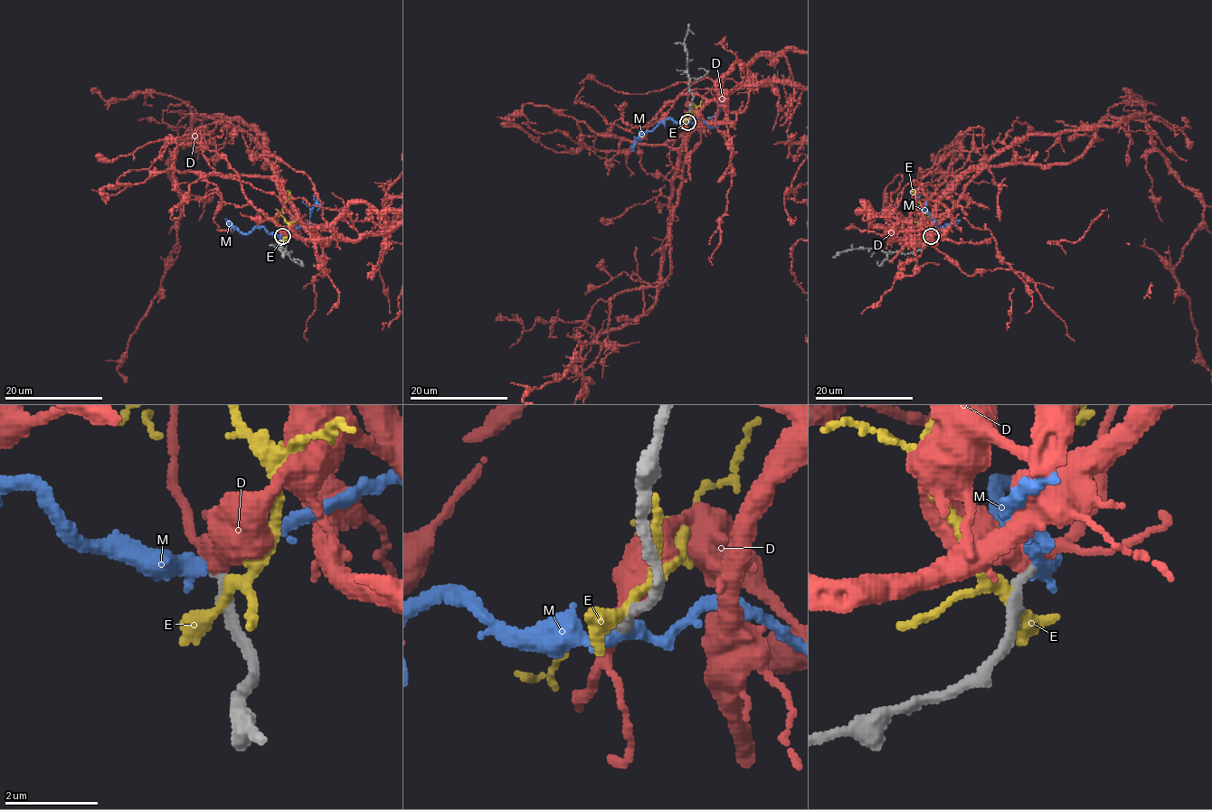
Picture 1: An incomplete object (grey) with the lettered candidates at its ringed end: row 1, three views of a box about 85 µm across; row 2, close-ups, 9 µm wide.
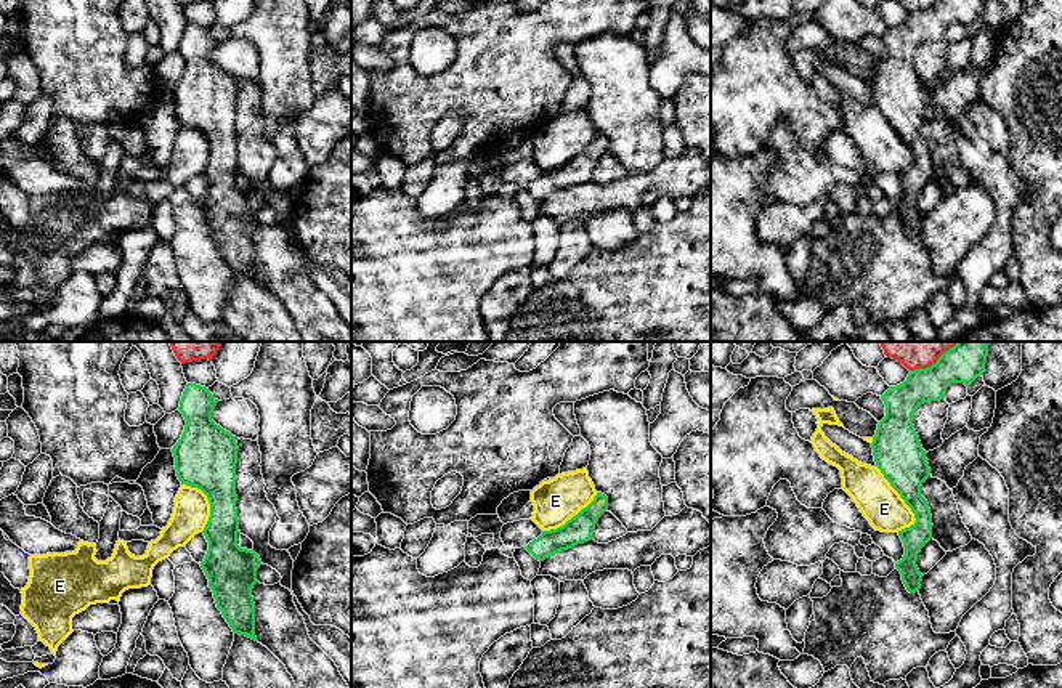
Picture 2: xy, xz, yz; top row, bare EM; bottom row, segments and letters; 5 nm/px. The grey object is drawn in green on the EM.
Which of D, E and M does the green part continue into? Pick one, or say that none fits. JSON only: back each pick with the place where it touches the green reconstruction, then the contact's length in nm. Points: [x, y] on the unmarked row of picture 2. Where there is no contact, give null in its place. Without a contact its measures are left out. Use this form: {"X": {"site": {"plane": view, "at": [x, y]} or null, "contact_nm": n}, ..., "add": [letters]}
{"M": {"site": null}, "add": ["M"]}

